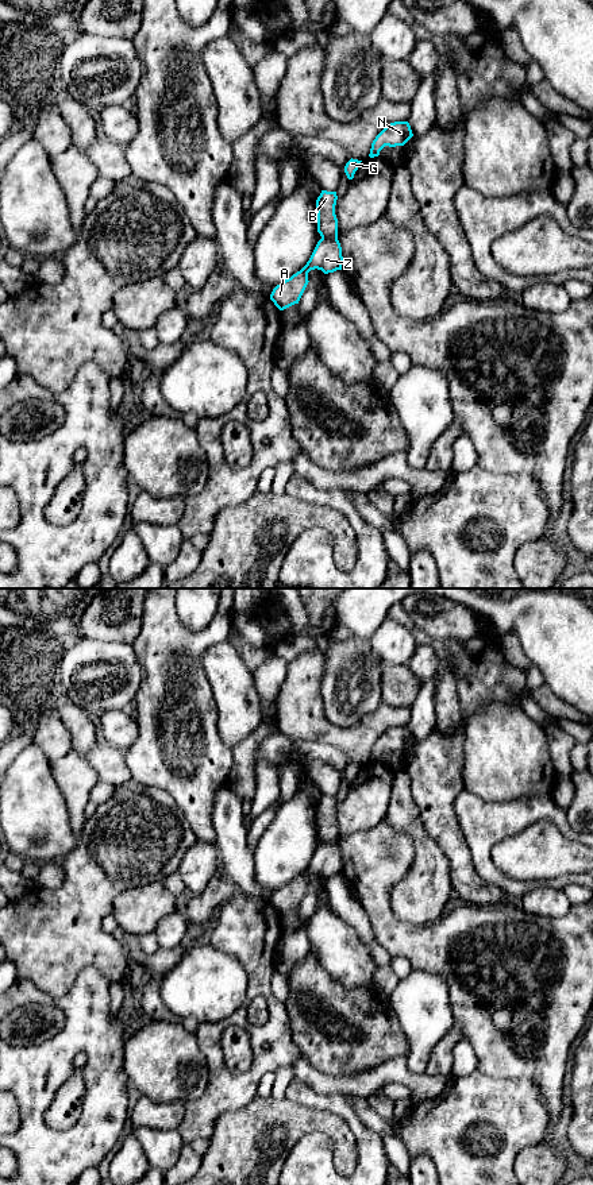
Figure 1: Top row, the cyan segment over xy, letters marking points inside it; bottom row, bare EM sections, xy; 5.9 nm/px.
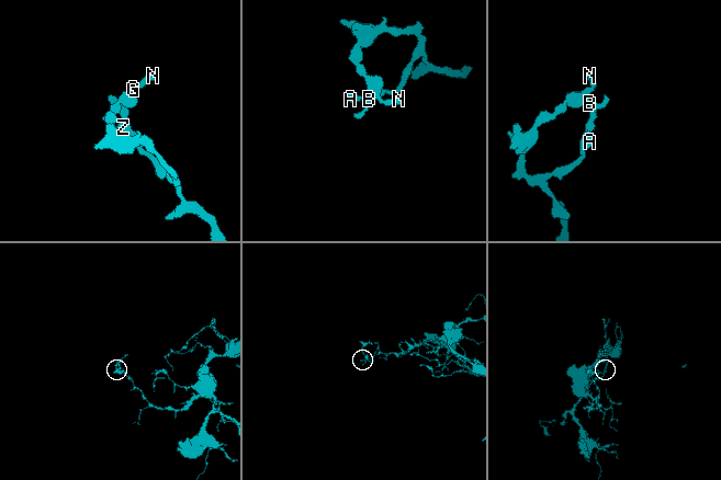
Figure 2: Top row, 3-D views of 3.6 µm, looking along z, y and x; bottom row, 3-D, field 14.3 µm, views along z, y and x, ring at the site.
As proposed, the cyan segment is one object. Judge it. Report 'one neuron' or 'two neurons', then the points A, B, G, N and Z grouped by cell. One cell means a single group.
two neurons; A Z / B G N

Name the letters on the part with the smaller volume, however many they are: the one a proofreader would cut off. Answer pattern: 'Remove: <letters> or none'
Remove: B, G, N

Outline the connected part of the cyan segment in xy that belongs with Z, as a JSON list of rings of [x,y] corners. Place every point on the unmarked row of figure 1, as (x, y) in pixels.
[[[338,842],[320,844],[307,869],[290,883],[277,889],[270,899],[270,904],[280,915],[299,908],[309,887],[308,877],[311,875],[317,873],[324,879],[328,879],[342,875],[342,869],[342,852]]]

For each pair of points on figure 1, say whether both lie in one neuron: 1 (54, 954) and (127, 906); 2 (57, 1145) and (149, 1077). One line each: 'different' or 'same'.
1: different
2: different

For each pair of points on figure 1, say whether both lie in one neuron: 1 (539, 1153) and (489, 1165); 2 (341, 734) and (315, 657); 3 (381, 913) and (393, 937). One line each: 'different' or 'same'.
1: different
2: same
3: same

